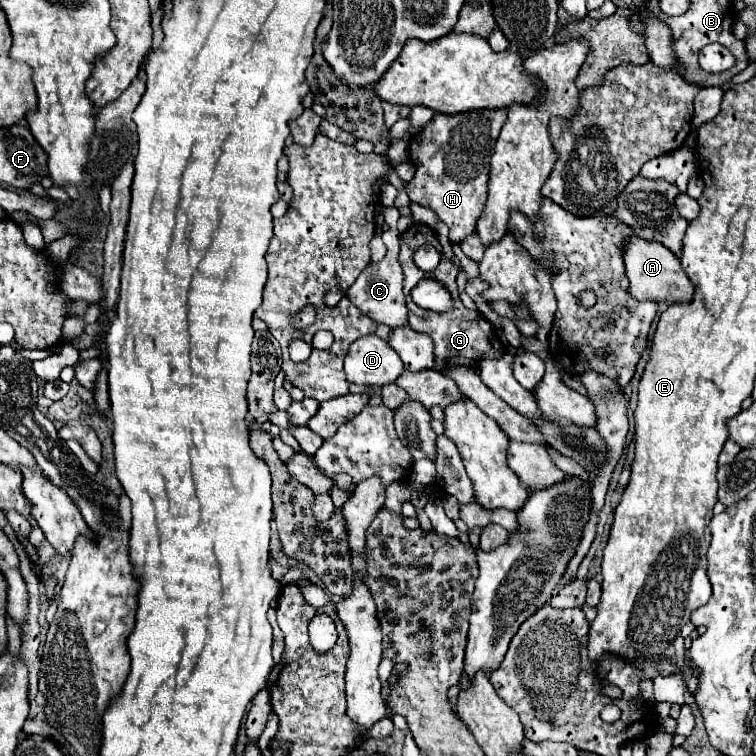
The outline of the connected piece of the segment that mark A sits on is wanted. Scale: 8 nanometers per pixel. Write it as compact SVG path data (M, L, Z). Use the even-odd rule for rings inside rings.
M639 236L627 238L623 242L623 262L627 268L629 288L635 300L655 300L655 302L689 302L693 298L693 284L681 270L681 260L671 254L659 242L647 242Z

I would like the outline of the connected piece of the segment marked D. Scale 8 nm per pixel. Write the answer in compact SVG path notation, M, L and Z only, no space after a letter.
M369 334L355 340L345 356L347 380L361 386L391 384L403 372L397 352L379 336Z

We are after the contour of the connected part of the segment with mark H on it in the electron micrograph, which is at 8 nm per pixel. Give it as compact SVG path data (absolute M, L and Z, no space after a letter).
M507 108L469 110L459 114L435 114L409 142L409 158L415 164L415 178L407 184L411 202L431 208L447 226L449 240L461 242L475 232L477 218L487 198L487 174L491 148L505 122Z

